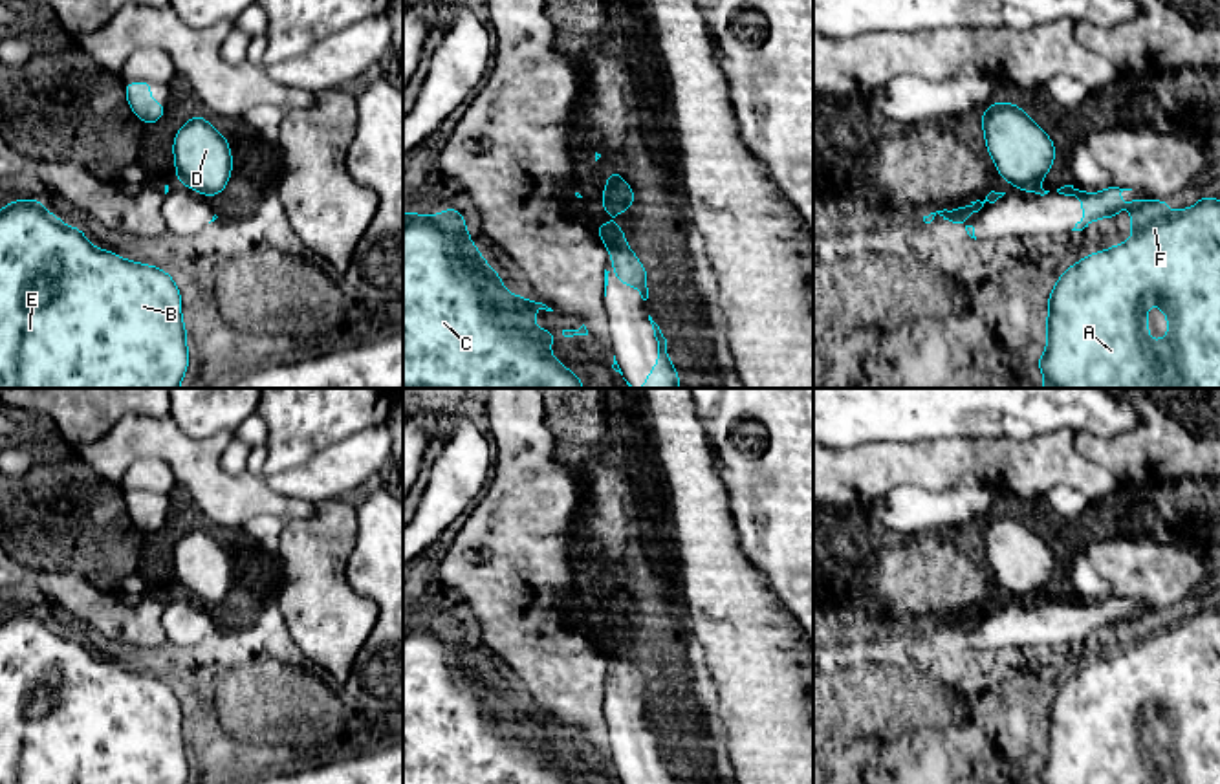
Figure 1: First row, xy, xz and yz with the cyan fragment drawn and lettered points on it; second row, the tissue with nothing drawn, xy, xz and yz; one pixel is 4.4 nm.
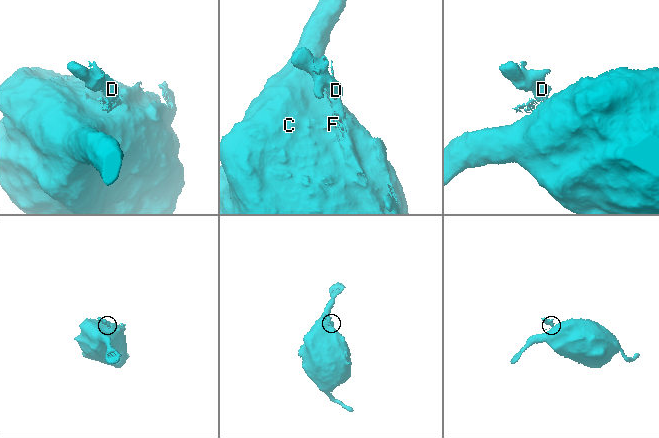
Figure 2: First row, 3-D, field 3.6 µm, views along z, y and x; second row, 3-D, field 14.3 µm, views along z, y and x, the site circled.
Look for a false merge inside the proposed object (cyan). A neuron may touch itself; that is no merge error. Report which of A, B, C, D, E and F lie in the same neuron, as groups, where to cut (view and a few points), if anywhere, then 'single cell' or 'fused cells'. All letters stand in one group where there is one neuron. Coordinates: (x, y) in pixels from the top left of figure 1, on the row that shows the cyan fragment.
A B C E F / D | xz (605, 191), (607, 198), (620, 211) | fused cells

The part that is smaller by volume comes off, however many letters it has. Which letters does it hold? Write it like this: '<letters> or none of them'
D

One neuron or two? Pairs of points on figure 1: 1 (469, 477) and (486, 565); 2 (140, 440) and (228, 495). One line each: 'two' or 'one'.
1: two
2: one

